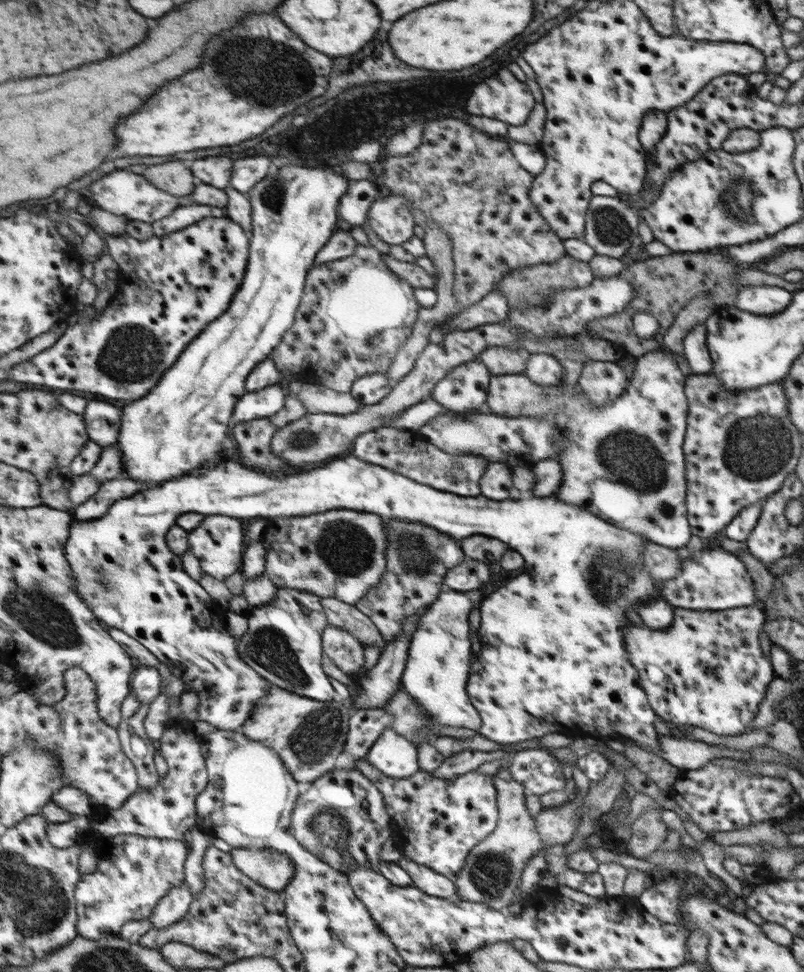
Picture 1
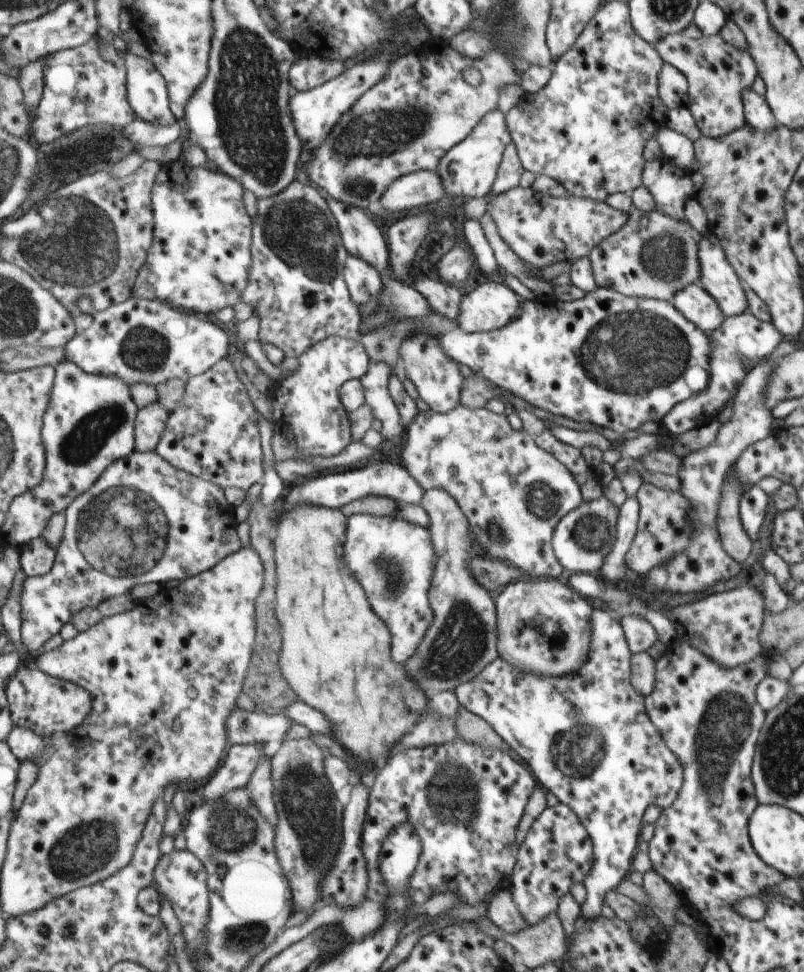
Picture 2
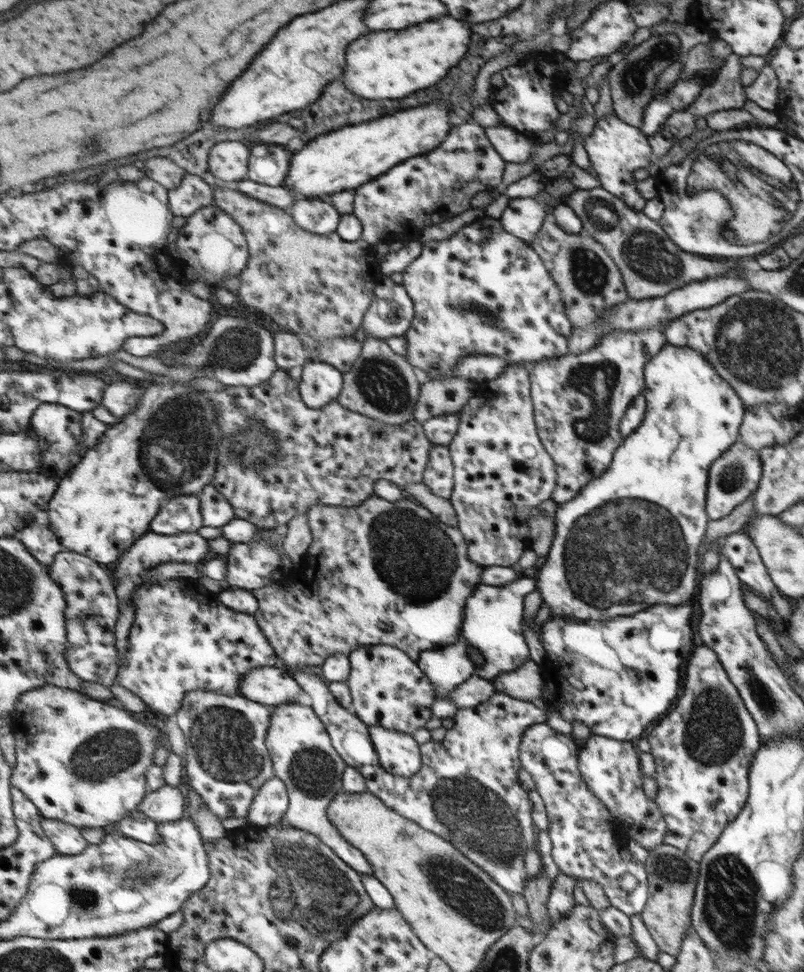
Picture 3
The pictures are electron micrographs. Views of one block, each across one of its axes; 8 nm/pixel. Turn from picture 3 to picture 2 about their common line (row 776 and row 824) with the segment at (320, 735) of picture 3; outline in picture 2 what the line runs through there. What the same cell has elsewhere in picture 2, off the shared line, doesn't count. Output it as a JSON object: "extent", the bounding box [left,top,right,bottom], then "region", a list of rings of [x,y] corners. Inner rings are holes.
{"extent":[273,739,345,910],"region":[[[287,739],[273,757],[275,797],[279,808],[277,852],[291,880],[298,910],[324,904],[321,882],[337,864],[345,836],[345,811],[325,771],[326,752],[312,739]]]}

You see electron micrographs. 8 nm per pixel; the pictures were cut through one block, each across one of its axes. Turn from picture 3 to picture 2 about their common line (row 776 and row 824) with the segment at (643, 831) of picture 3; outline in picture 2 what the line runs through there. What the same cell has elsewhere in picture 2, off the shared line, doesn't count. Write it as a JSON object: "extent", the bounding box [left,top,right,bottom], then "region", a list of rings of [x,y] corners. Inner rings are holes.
{"extent":[454,609,683,920],"region":[[[598,609],[598,614],[594,614],[594,654],[590,654],[590,662],[586,663],[586,670],[578,669],[576,674],[566,674],[566,676],[558,677],[541,677],[536,673],[524,673],[517,667],[512,666],[506,659],[497,658],[492,664],[482,669],[472,681],[458,685],[454,690],[459,704],[465,706],[470,712],[481,716],[492,726],[496,734],[500,735],[508,744],[509,748],[524,762],[530,765],[530,770],[538,777],[539,784],[545,788],[546,792],[552,792],[560,803],[567,804],[571,807],[585,825],[585,829],[589,831],[589,837],[593,841],[594,862],[593,868],[590,869],[589,876],[582,882],[587,890],[587,898],[581,906],[581,914],[590,920],[595,919],[600,914],[600,908],[604,904],[606,894],[622,882],[622,878],[626,876],[626,872],[630,870],[630,862],[634,858],[636,846],[638,846],[638,836],[640,836],[640,824],[642,824],[642,816],[644,810],[654,804],[658,808],[668,808],[677,800],[680,787],[683,783],[683,768],[678,760],[678,757],[666,746],[660,731],[656,725],[650,720],[648,713],[645,710],[645,696],[639,693],[631,683],[631,658],[632,651],[629,649],[629,644],[626,644],[624,632],[618,620],[614,620],[608,612],[602,612]]]}

